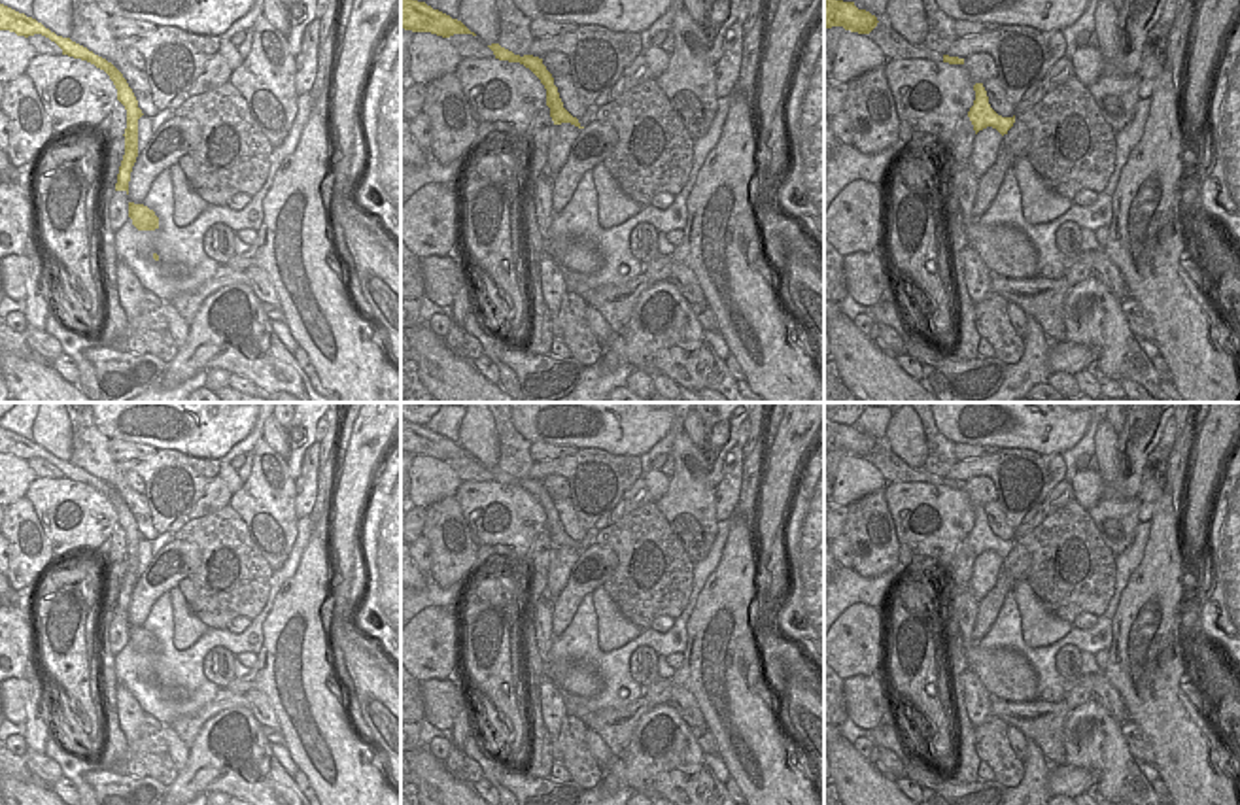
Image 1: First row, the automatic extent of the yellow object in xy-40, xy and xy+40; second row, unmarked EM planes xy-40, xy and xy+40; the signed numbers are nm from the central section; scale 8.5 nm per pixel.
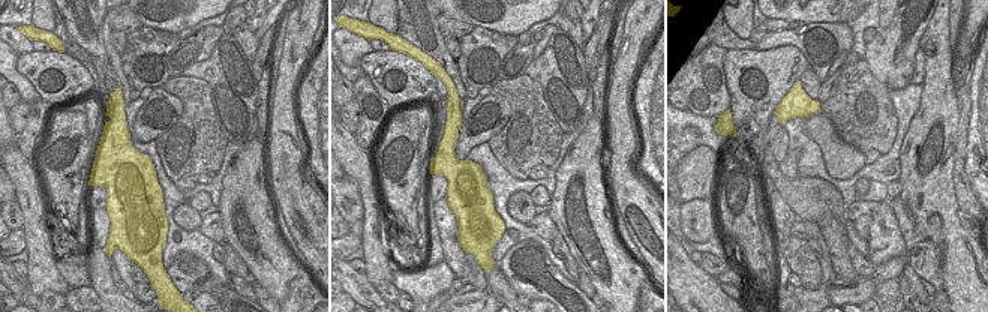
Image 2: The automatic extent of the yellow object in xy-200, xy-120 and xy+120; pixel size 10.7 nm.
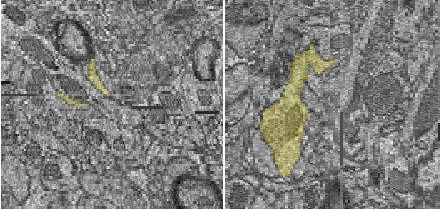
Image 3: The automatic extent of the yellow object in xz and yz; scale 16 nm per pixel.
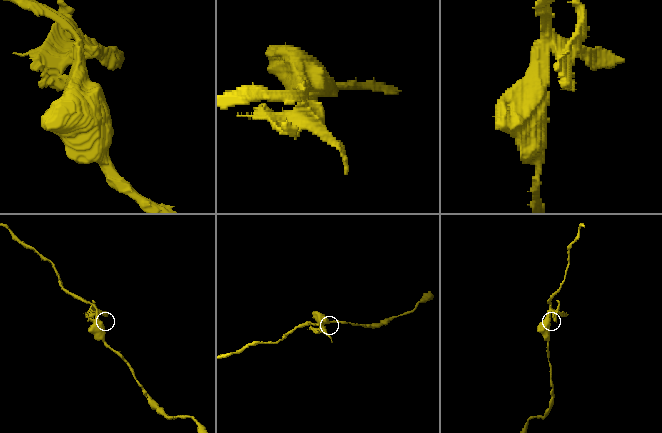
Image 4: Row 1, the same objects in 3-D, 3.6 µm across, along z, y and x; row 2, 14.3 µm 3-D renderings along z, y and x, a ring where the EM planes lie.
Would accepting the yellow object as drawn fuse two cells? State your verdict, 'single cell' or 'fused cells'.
fused cells

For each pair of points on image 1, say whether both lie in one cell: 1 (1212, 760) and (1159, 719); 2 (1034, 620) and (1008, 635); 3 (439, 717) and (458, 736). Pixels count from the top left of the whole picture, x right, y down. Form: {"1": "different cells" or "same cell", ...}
{"1": "same cell", "2": "different cells", "3": "different cells"}

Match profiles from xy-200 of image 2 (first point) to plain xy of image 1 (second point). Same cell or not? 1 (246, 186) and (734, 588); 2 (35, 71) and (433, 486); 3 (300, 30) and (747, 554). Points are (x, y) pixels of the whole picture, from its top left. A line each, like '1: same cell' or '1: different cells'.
1: same cell
2: different cells
3: different cells

